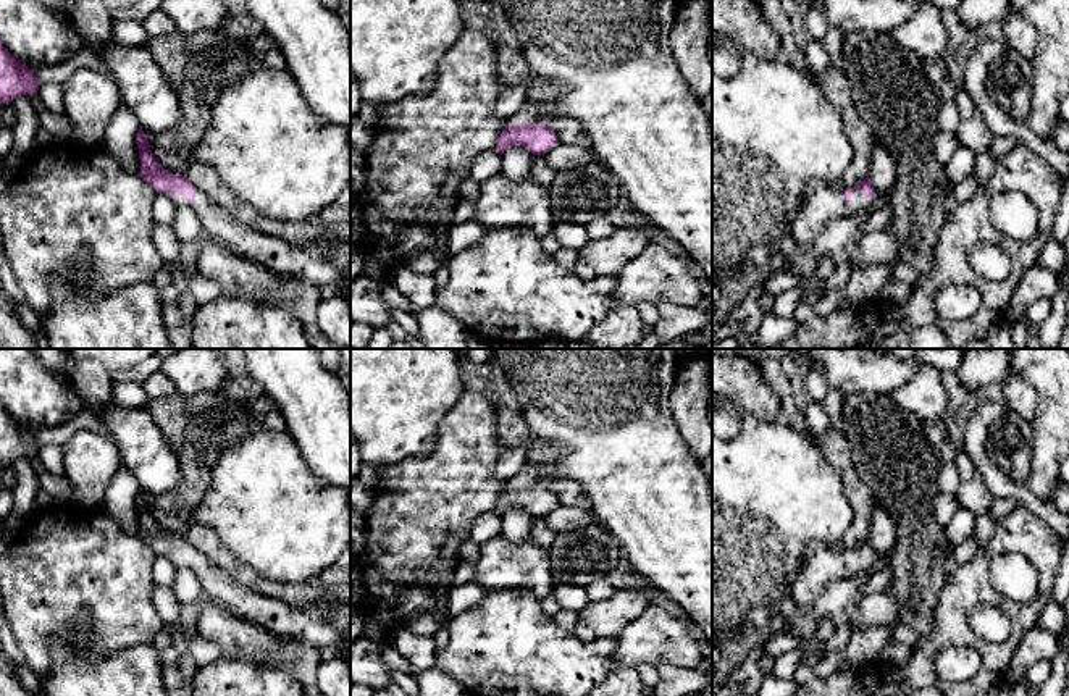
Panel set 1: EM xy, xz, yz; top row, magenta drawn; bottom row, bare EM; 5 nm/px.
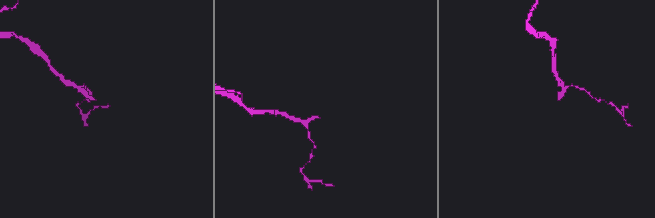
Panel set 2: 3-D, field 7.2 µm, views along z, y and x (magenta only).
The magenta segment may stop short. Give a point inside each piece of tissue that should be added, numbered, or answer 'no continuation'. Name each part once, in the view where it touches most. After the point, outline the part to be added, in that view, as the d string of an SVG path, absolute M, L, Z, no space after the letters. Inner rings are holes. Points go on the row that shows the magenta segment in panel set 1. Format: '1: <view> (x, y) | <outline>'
1: yz (816, 212) | M824 186L806 197L793 221L790 234L801 254L809 252L832 220L869 210L875 197L866 197L862 191L851 191L851 202L845 200L845 189Z

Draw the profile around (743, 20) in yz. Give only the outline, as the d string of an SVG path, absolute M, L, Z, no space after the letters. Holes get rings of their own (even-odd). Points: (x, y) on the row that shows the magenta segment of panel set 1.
M712 0L712 32L730 34L762 60L775 60L782 40L754 0Z

